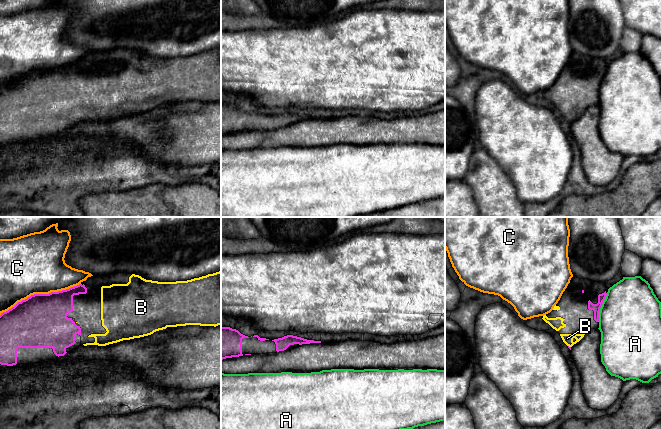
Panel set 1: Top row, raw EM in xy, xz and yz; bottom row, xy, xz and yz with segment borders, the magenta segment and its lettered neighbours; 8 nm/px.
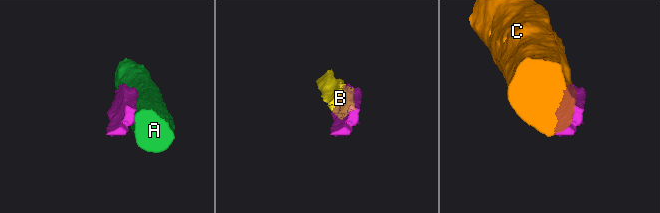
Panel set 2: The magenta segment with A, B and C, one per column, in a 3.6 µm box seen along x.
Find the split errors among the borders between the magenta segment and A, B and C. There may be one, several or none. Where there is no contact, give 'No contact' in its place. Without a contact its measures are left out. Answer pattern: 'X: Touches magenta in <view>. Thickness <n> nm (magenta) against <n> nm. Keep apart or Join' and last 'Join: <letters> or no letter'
A: Touches magenta in yz. Thickness 60 nm (magenta) against 500 nm. Keep apart
B: Touches magenta in yz. Thickness 20 nm (magenta) against 80 nm. Join
C: Touches magenta in xy. Thickness 440 nm (magenta) against 480 nm. Keep apart
Join: B

